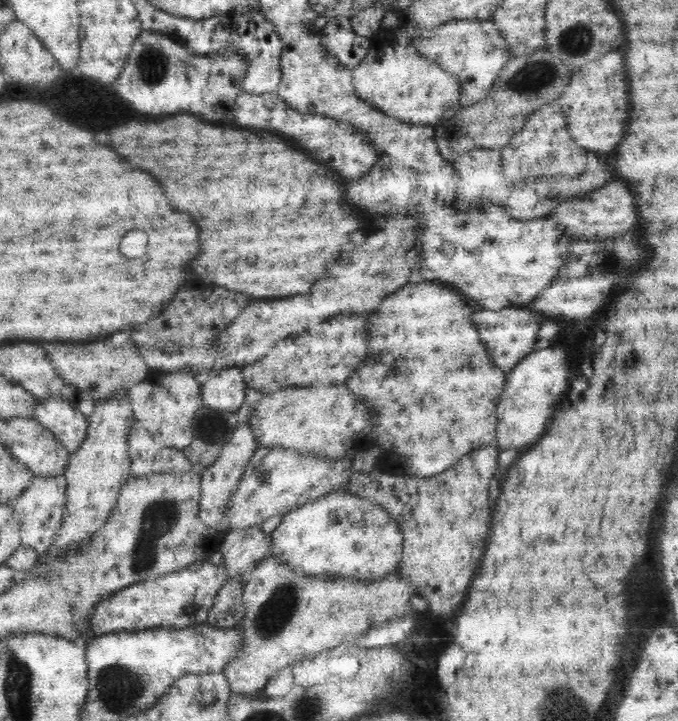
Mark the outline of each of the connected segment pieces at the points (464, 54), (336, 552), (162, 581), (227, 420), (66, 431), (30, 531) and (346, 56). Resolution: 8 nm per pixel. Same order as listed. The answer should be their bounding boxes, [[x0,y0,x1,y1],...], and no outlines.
[[413,20,511,109],[270,490,403,581],[88,559,227,636],[182,406,237,467],[33,397,87,452],[13,476,66,554],[325,16,372,69]]

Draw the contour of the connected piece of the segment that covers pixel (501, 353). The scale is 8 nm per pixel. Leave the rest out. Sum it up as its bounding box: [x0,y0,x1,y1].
[474,308,540,376]

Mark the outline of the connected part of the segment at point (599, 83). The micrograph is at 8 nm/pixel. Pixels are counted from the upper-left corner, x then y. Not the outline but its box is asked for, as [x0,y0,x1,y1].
[558,52,630,154]

